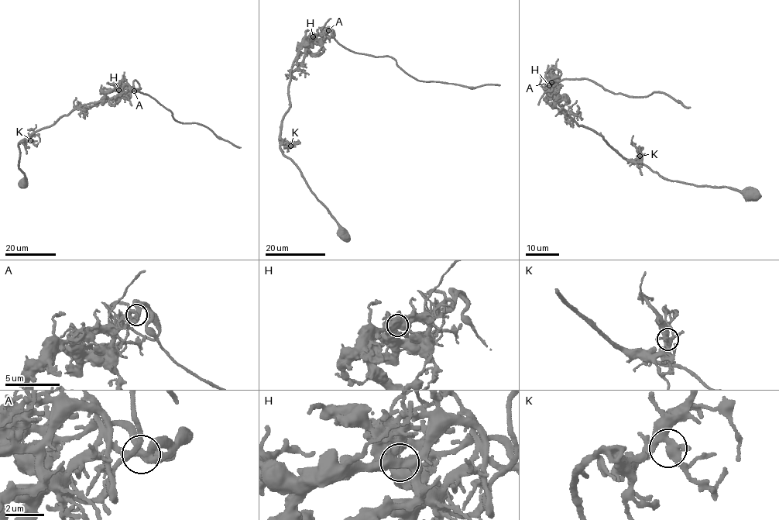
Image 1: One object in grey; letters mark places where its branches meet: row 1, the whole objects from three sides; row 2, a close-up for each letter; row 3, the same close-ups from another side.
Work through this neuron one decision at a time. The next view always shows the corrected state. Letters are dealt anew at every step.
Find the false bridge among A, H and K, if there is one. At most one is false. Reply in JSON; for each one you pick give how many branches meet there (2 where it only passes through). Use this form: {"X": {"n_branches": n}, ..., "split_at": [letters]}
{"split_at": []}

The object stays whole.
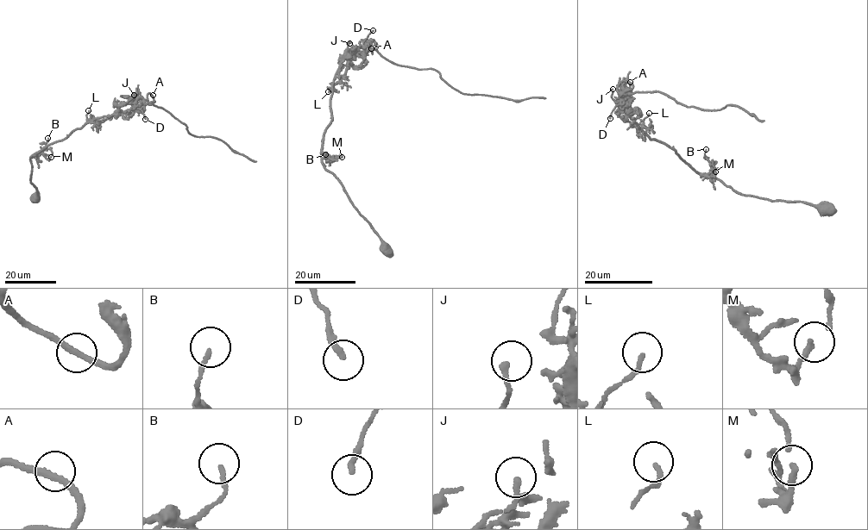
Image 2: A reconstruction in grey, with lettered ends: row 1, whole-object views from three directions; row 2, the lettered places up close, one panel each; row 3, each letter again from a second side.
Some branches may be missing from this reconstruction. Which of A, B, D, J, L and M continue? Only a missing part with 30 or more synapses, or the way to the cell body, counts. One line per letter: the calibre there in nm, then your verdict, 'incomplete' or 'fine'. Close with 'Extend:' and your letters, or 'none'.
A: 220 nm thick; fine
B: 150 nm thick; fine
D: 200 nm thick; fine
J: 200 nm thick; fine
L: 140 nm thick; fine
M: 150 nm thick; fine
Extend: none

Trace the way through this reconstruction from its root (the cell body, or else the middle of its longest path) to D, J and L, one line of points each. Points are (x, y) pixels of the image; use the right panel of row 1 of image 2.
D: (827, 208), (743, 195), (717, 179), (696, 173), (674, 149), (650, 139), (624, 120), (621, 98), (610, 118)
J: (827, 208), (743, 195), (696, 173), (674, 149), (624, 120), (622, 107), (612, 99), (613, 89)
L: (827, 208), (743, 195), (696, 173), (674, 149), (637, 132), (649, 113)

